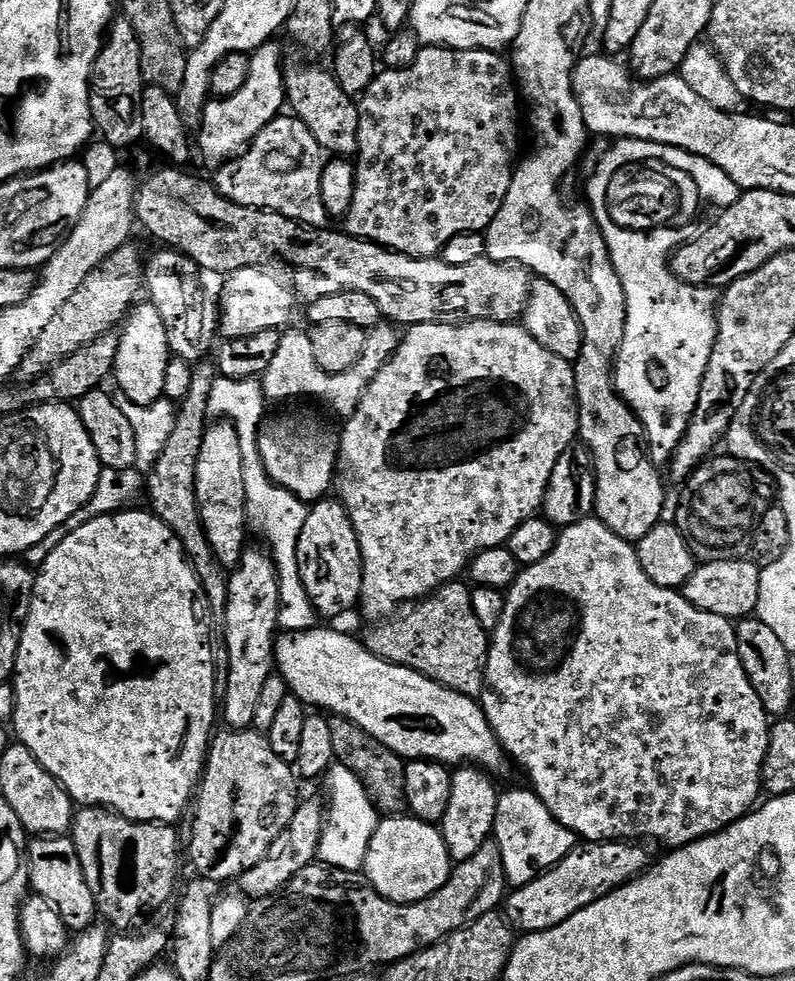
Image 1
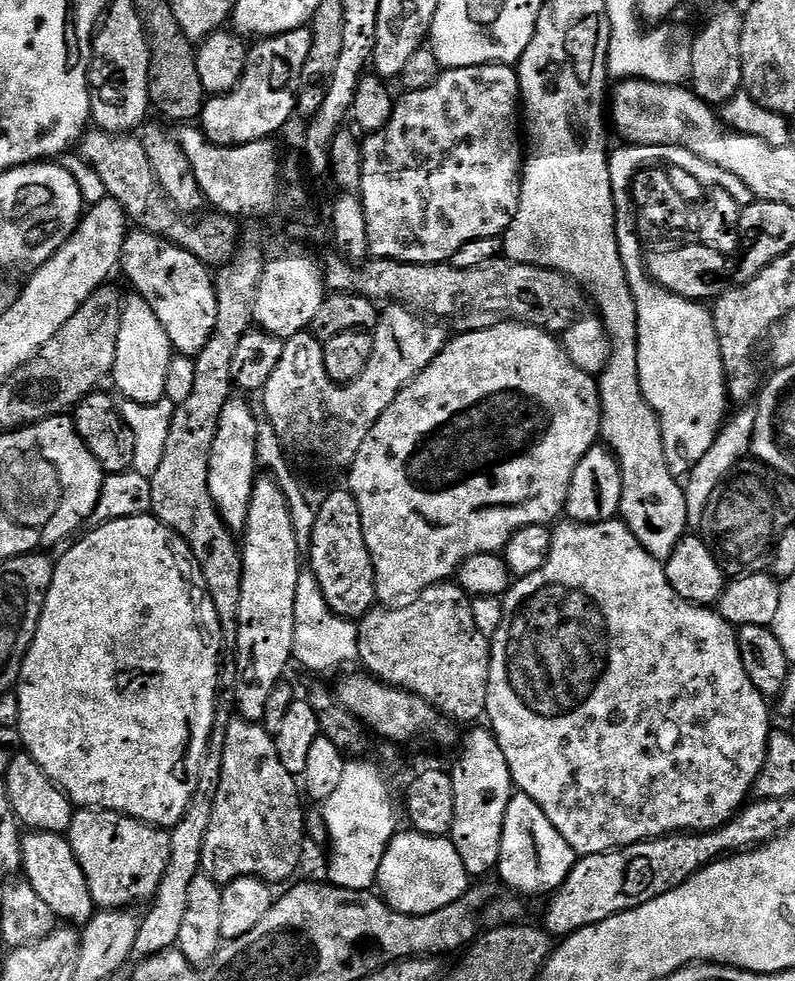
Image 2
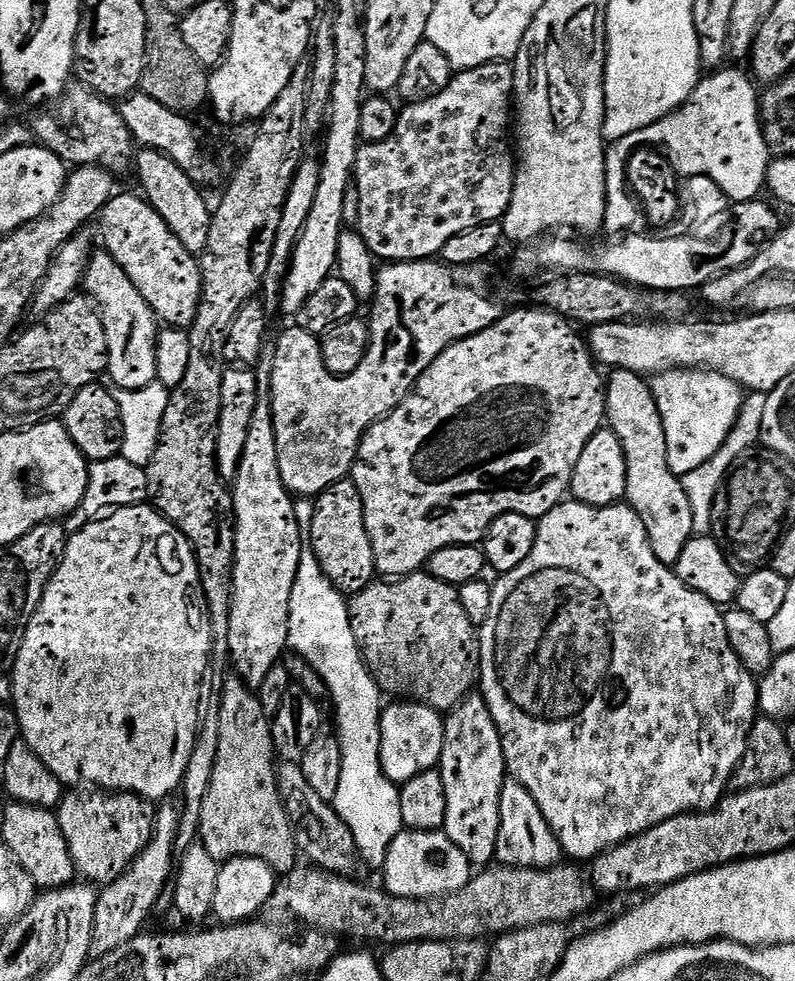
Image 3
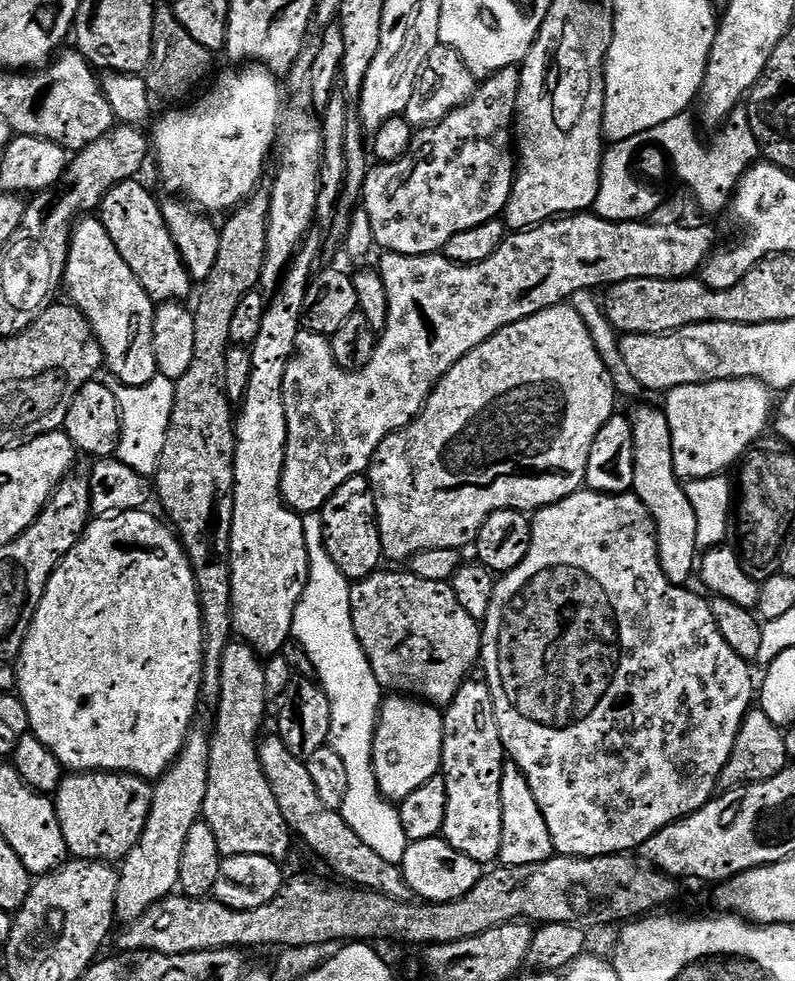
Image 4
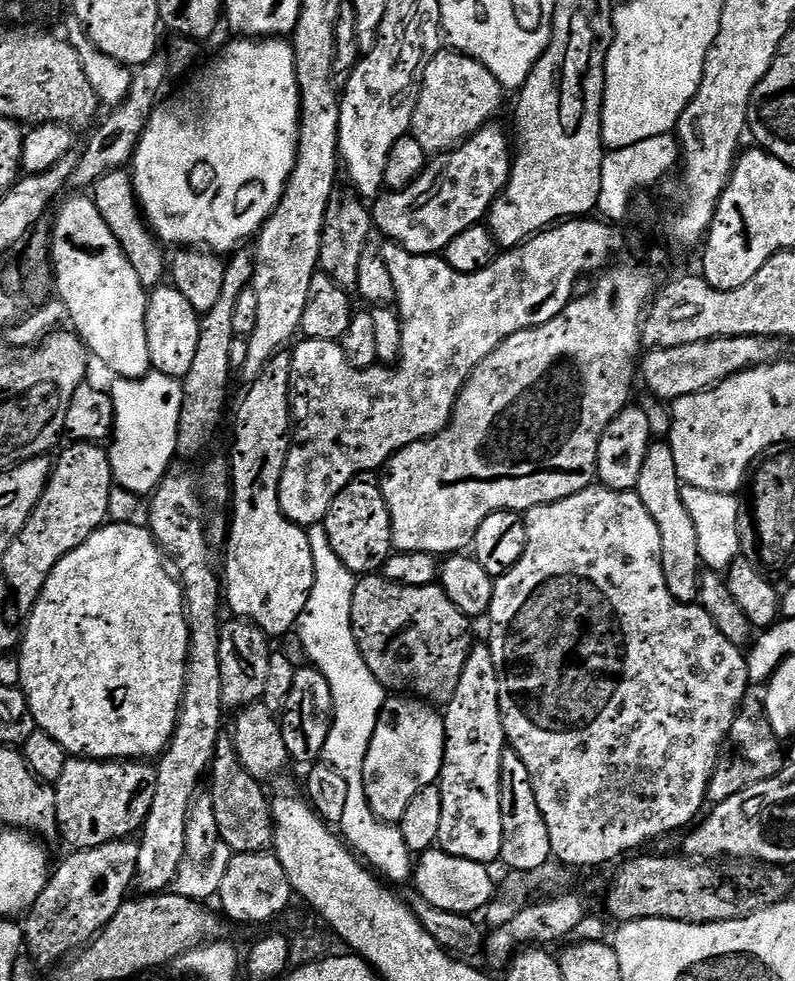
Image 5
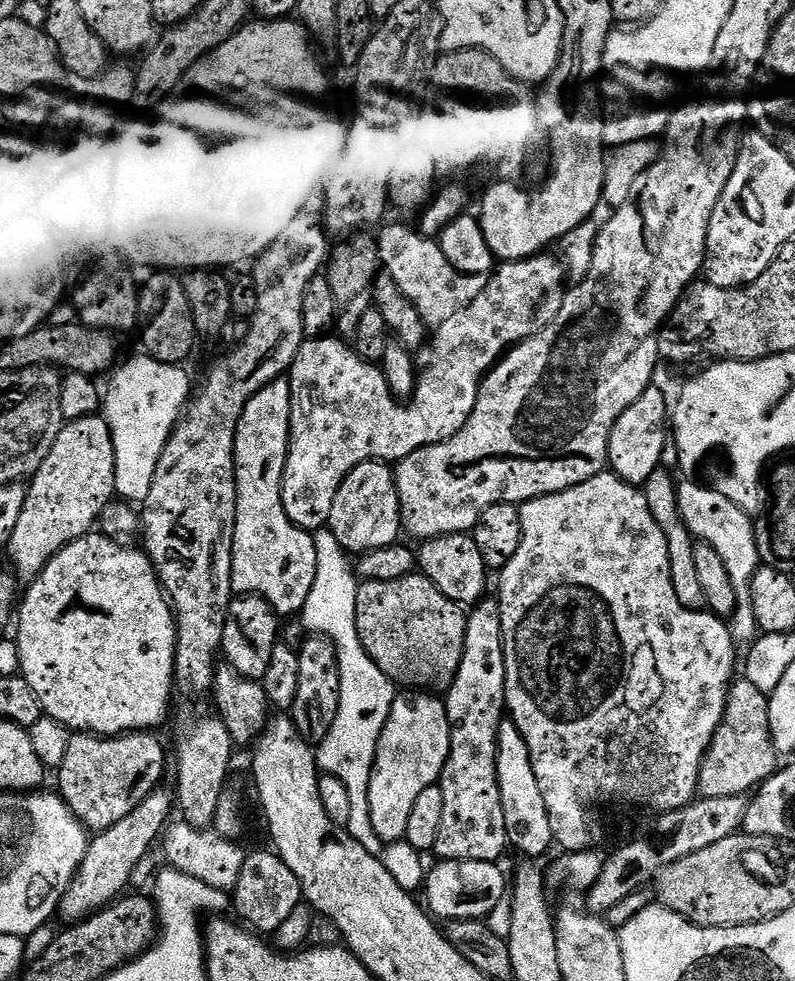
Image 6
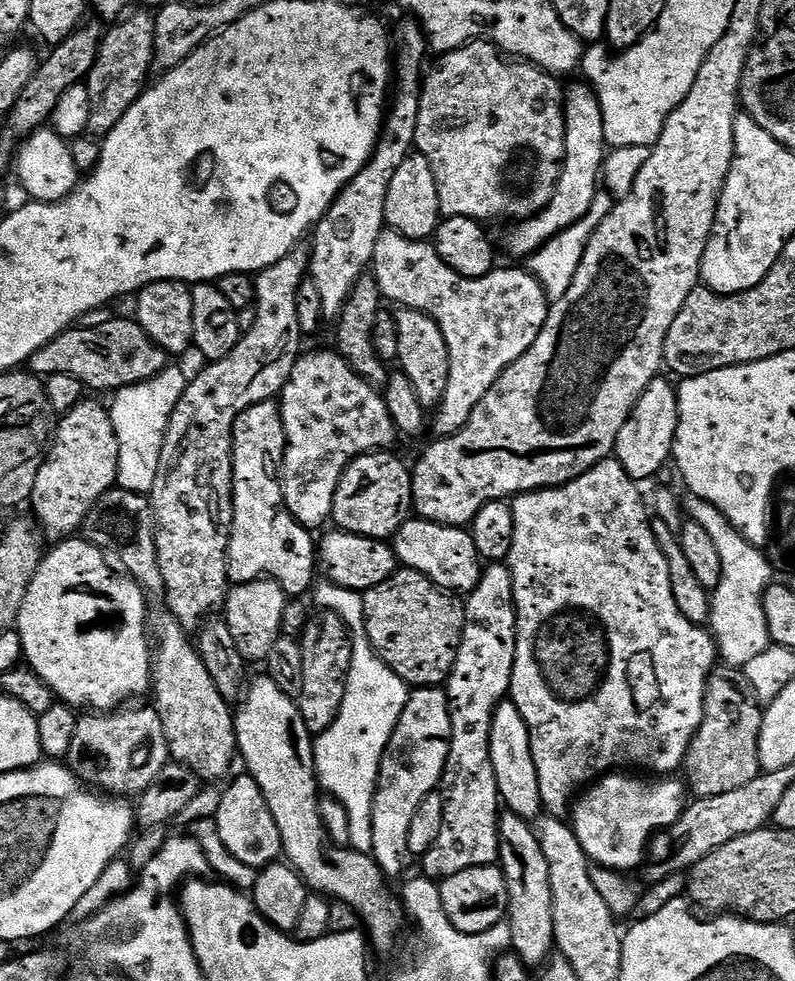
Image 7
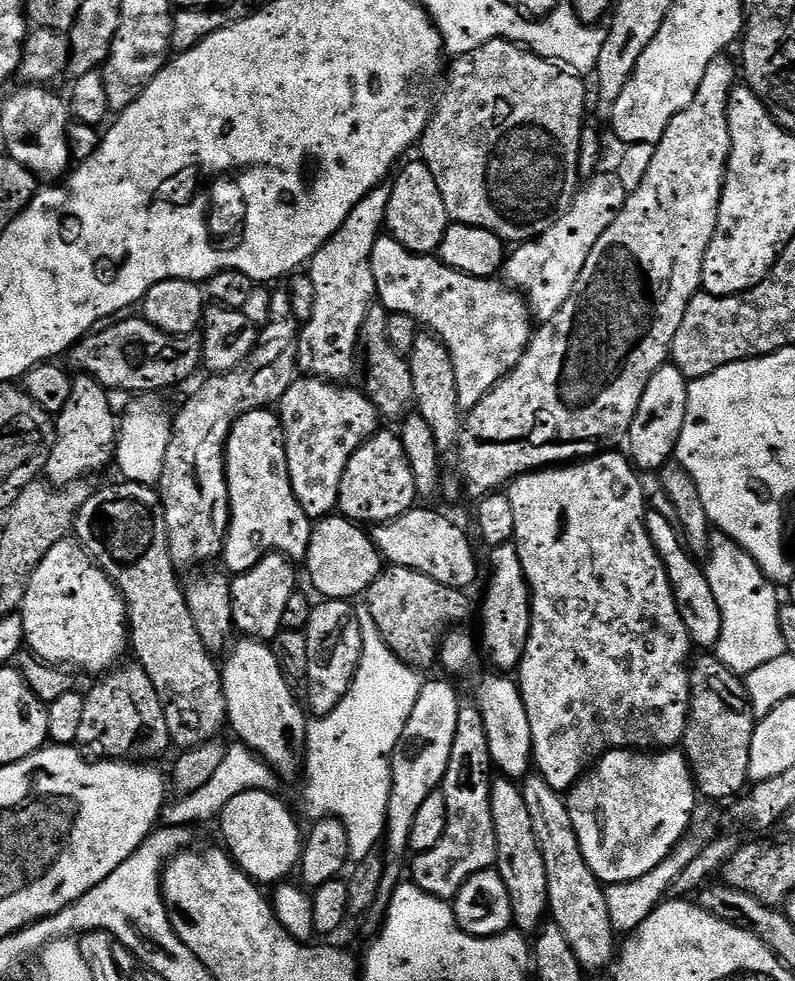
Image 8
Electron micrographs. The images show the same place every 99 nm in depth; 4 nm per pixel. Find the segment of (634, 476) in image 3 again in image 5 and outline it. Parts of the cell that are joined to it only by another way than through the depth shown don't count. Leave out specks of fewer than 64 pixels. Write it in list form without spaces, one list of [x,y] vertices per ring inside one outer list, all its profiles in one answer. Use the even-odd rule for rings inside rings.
[[[671,443],[649,444],[646,462],[642,462],[642,474],[634,491],[642,506],[650,510],[650,518],[654,518],[658,534],[662,534],[662,574],[666,574],[666,590],[670,590],[678,602],[695,604],[700,599],[702,561],[698,554],[698,530],[694,526],[694,518],[690,518],[690,510],[686,510],[686,502],[682,502],[681,483],[678,466],[674,466]]]

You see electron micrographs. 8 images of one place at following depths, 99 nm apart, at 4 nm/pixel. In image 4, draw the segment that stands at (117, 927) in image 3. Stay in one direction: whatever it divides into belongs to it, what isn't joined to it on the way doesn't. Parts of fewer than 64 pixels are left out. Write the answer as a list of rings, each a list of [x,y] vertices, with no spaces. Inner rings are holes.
[[[200,726],[193,727],[178,758],[155,781],[150,814],[142,830],[142,838],[134,846],[134,850],[130,850],[130,854],[124,857],[118,868],[120,881],[116,895],[116,920],[122,922],[121,925],[127,926],[142,918],[142,914],[146,914],[150,906],[177,891],[182,849],[186,847],[190,826],[194,826],[201,819],[204,811],[211,745],[209,733],[205,729],[203,732]]]

